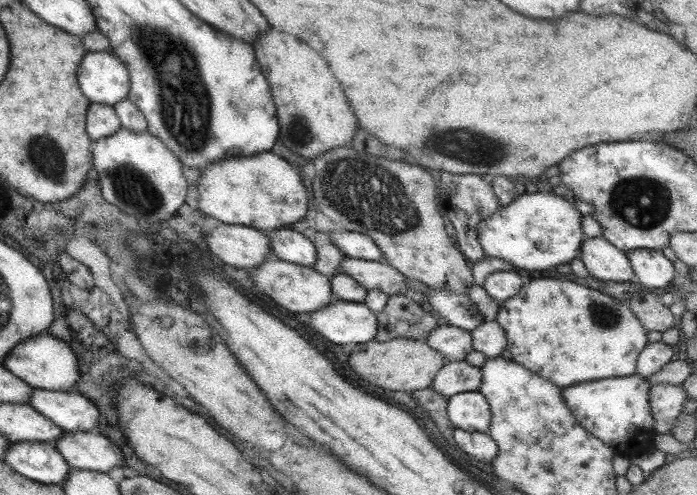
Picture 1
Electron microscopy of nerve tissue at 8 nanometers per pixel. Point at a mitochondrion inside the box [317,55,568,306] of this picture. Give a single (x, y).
(461, 144)

